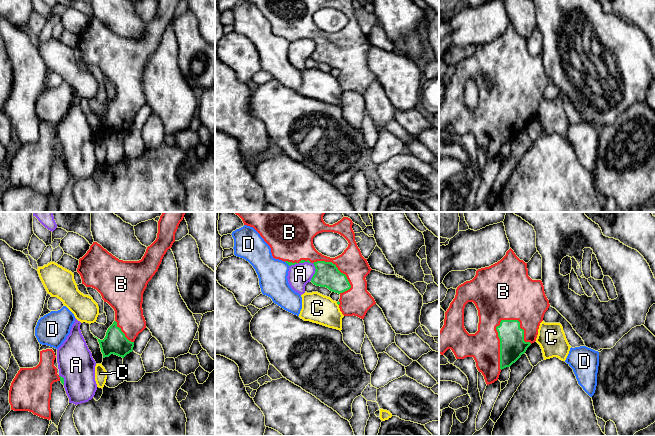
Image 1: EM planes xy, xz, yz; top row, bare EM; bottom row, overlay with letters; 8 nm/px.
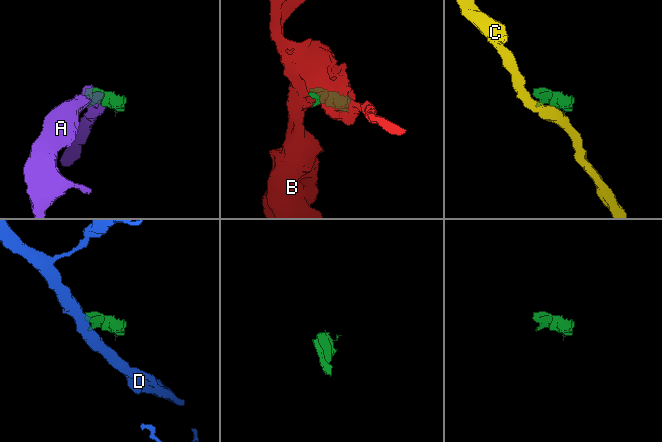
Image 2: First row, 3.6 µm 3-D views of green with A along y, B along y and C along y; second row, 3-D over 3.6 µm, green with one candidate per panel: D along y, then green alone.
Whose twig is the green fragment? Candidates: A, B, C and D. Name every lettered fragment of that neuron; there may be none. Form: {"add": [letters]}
{"add": ["B"]}

